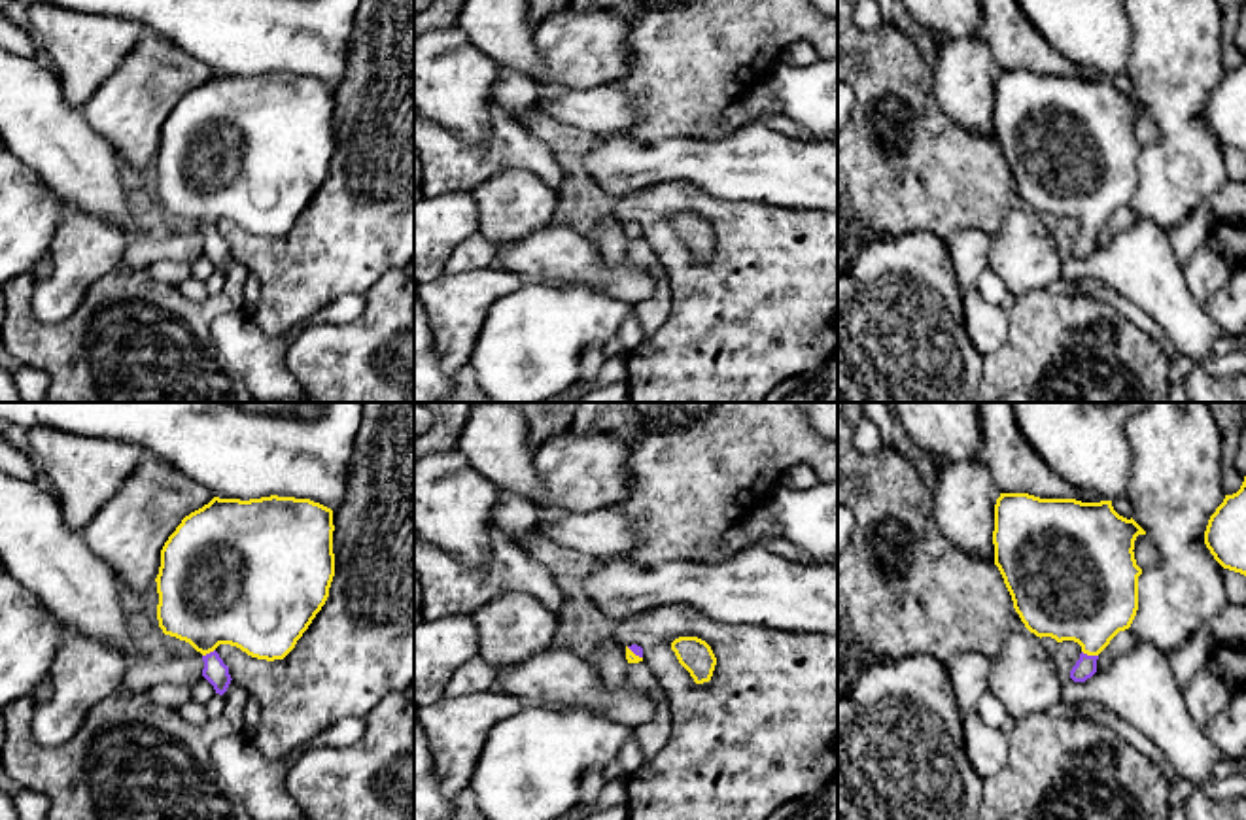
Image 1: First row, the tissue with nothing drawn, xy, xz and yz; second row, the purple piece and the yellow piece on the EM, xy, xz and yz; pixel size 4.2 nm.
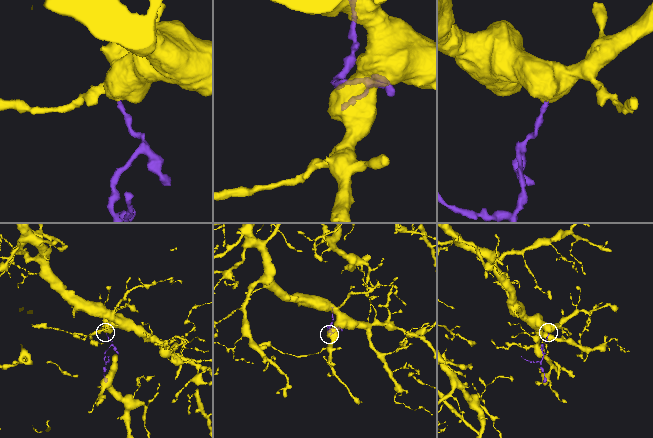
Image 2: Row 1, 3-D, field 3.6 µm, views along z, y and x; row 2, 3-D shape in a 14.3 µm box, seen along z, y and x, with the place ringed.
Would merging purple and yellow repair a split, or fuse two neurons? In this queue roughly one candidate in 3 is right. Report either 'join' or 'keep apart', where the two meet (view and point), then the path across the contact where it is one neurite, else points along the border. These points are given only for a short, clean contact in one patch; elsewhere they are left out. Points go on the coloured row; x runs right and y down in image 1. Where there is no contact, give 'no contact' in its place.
join; meets purple in yz at (1090, 656); runs through yz (1086, 666), (1090, 656), (1088, 597)

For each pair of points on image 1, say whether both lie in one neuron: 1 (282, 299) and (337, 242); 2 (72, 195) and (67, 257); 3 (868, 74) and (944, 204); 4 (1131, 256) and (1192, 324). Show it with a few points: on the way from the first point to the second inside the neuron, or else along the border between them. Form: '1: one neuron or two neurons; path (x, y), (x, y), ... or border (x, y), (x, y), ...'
1: one neuron; path (295, 286), (324, 256)
2: two neurons; border (67, 208), (89, 212), (112, 225)
3: one neuron; path (900, 106), (914, 118), (914, 161), (925, 172)
4: one neuron; path (1146, 273), (1175, 307)

